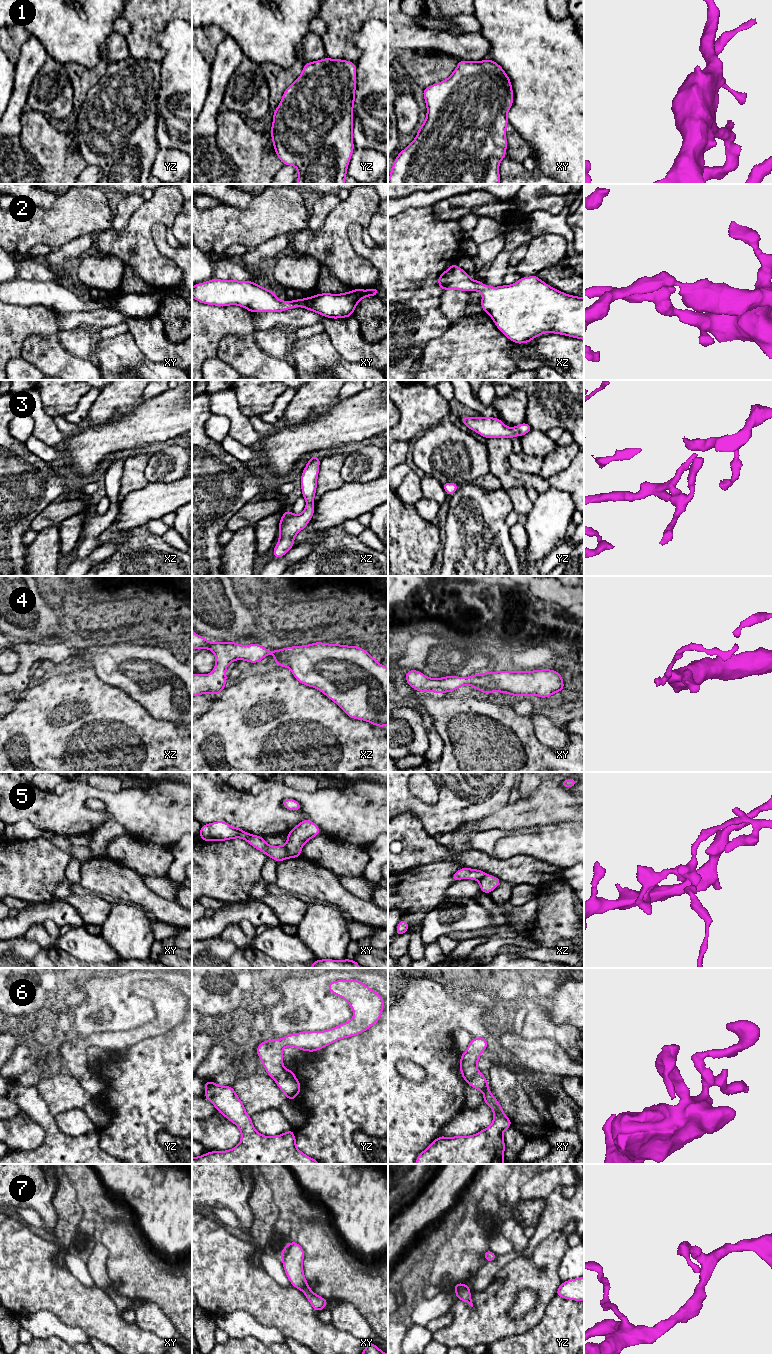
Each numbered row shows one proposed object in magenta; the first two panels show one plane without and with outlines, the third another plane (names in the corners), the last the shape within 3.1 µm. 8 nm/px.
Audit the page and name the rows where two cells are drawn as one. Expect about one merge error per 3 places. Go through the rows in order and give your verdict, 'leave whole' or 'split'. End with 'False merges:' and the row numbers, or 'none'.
1: leave whole
2: leave whole
3: leave whole
4: leave whole
5: split
6: split
7: split
False merges: 5, 6, 7

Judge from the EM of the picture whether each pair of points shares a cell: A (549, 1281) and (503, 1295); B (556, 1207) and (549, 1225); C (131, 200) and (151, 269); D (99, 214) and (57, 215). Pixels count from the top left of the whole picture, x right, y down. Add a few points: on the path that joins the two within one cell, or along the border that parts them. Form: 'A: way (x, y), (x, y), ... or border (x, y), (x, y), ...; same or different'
A: way (538, 1281), (517, 1281), (514, 1284); same
B: way (556, 1211), (556, 1215), (550, 1221); same
C: border (144, 201), (121, 231); different
D: way (89, 214), (67, 215); same

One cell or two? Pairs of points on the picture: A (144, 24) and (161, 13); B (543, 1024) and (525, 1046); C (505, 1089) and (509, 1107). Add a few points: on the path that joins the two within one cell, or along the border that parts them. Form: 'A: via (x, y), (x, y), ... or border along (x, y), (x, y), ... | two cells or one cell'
A: via (148, 20), (157, 13) | one cell
B: border along (522, 1036), (525, 1038), (552, 1038), (555, 1041) | two cells
C: via (505, 1093), (507, 1103) | one cell

